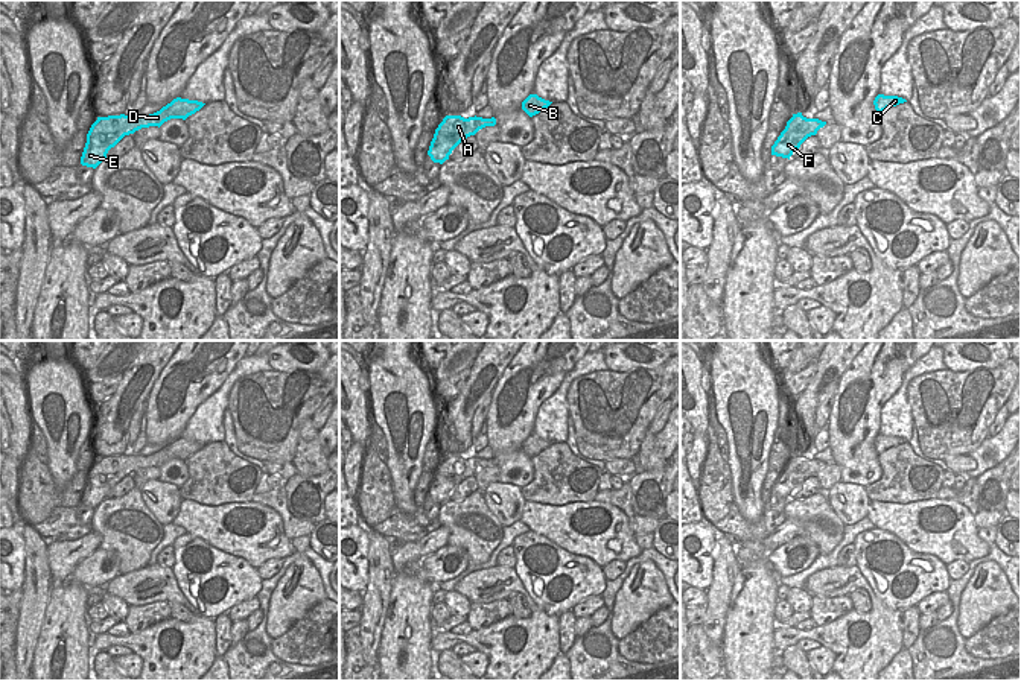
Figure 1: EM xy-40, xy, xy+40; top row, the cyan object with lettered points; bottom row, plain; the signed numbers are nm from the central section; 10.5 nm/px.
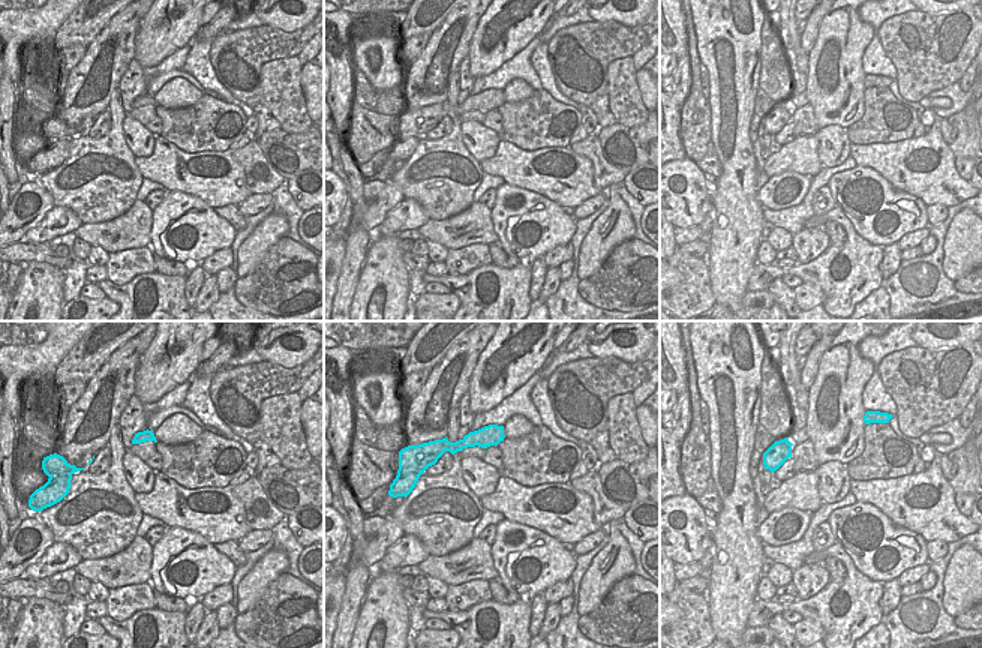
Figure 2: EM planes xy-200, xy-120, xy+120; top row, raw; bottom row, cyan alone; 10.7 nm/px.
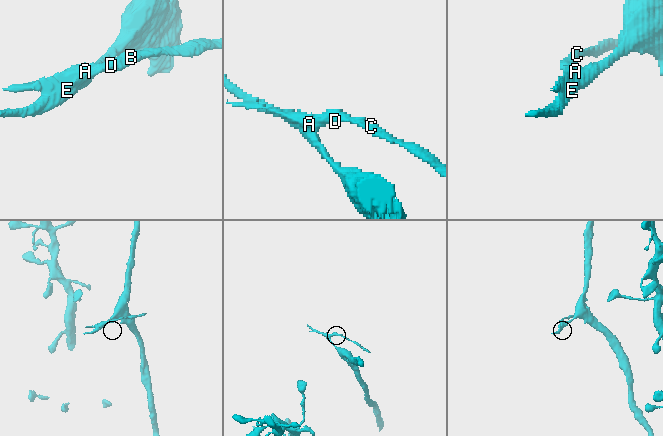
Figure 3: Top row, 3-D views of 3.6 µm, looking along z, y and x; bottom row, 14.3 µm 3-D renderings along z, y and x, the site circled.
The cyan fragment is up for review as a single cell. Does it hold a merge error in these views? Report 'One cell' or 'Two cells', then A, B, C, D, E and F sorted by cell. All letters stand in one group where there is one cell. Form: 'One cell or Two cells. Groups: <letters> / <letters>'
Two cells. Groups: A B C D / E F.

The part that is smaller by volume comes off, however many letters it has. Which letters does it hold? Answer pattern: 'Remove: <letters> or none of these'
Remove: A, B, C, D

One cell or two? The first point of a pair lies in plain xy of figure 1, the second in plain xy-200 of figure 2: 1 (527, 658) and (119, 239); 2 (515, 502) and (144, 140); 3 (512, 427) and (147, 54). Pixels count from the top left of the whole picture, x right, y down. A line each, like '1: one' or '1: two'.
1: one
2: one
3: one

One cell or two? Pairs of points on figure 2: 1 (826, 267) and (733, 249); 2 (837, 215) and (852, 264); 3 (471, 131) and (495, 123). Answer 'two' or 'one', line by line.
1: two
2: one
3: two

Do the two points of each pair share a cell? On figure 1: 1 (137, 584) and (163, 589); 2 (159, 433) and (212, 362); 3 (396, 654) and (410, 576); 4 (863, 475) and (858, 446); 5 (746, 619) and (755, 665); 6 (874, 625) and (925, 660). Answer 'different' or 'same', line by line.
1: same
2: same
3: same
4: same
5: same
6: different

